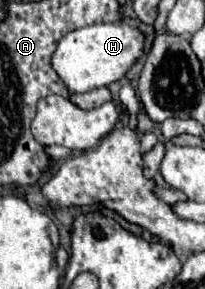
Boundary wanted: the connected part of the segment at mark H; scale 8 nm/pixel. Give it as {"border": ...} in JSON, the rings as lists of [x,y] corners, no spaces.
{"border":[[[124,22],[92,24],[66,34],[52,56],[52,66],[68,86],[70,94],[88,92],[124,78],[124,74],[144,56],[144,34]]]}

